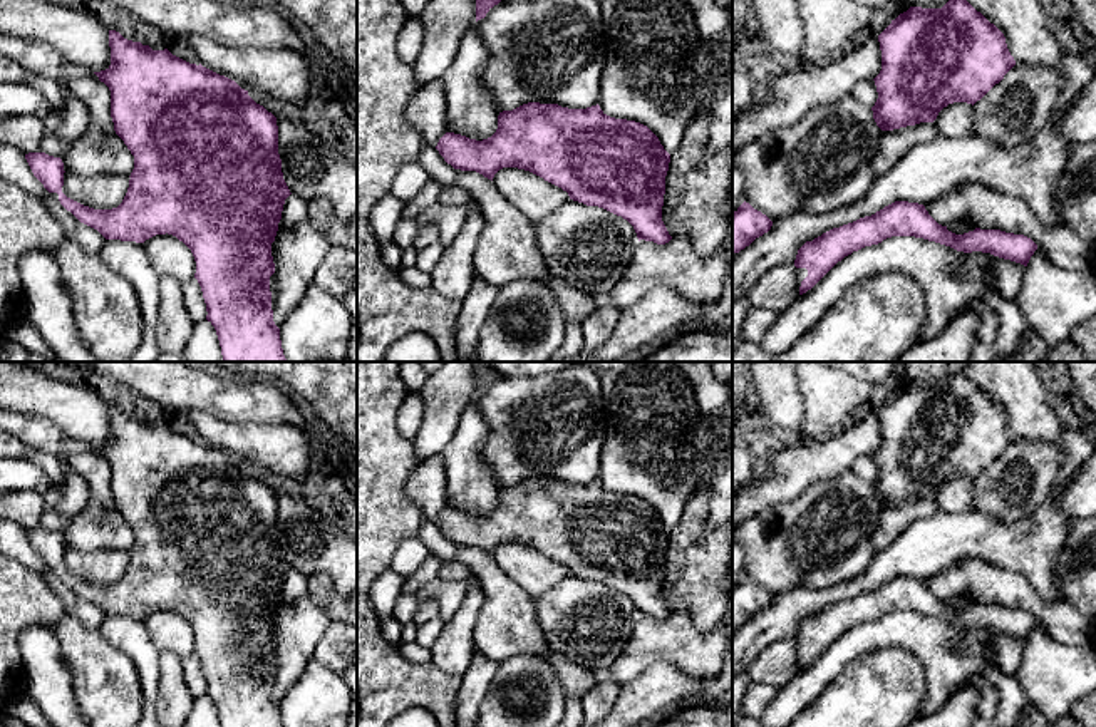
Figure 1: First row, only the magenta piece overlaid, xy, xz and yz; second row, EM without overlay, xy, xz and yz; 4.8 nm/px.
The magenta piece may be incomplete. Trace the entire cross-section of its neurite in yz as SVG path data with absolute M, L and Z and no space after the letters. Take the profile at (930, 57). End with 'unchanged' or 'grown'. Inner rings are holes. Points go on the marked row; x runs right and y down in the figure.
M949 0L942 8L910 7L878 35L881 70L873 79L878 99L873 119L881 131L893 131L920 122L933 122L938 112L954 102L975 104L1016 65L1004 34L967 0Z | unchanged

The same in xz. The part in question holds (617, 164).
M528 102L499 112L498 129L491 137L476 141L446 132L436 149L454 169L476 171L491 181L503 168L530 171L566 191L573 201L622 216L633 226L638 241L665 245L672 240L662 221L670 154L647 126L610 117L598 104L568 109Z | unchanged

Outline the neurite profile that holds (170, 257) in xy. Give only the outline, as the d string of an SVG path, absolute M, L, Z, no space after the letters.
M156 235L144 241L146 253L159 276L181 283L194 278L196 261L191 250L173 235Z

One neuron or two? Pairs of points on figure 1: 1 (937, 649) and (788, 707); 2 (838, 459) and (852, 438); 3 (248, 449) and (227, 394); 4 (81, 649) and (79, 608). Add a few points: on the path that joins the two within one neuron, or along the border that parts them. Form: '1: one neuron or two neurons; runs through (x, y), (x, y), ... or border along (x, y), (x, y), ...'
1: one neuron; runs through (900, 635), (863, 637), (848, 645), (823, 670)
2: one neuron; runs through (838, 454), (850, 443)
3: two neurons; border along (201, 409), (230, 421), (279, 422)
4: two neurons; border along (67, 612), (96, 630)

